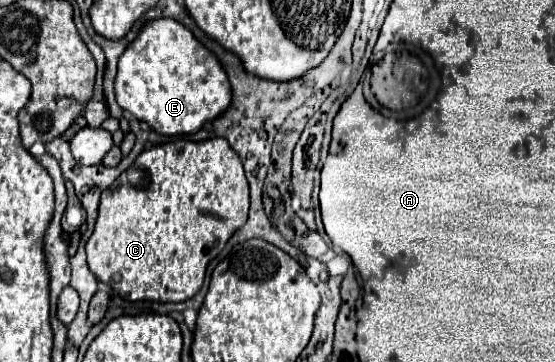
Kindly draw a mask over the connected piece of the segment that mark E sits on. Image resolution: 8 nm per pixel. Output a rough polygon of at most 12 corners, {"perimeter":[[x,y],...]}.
{"perimeter":[[170,17],[118,61],[116,101],[160,135],[230,105],[218,59]]}

